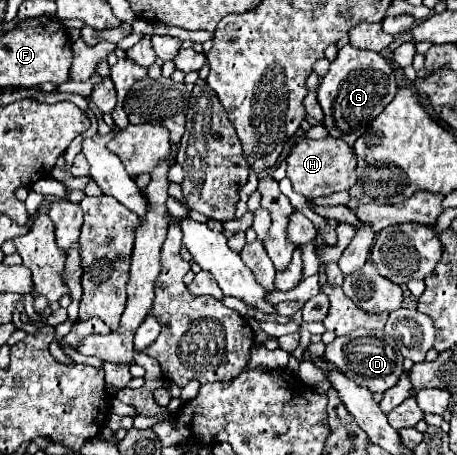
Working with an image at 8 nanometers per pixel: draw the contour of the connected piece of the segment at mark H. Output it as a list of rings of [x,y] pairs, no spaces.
[[[323,138],[323,140],[303,140],[293,146],[293,150],[287,156],[287,178],[293,184],[293,190],[307,196],[327,196],[333,192],[349,190],[355,182],[355,168],[357,168],[357,156],[349,144],[341,138]]]

